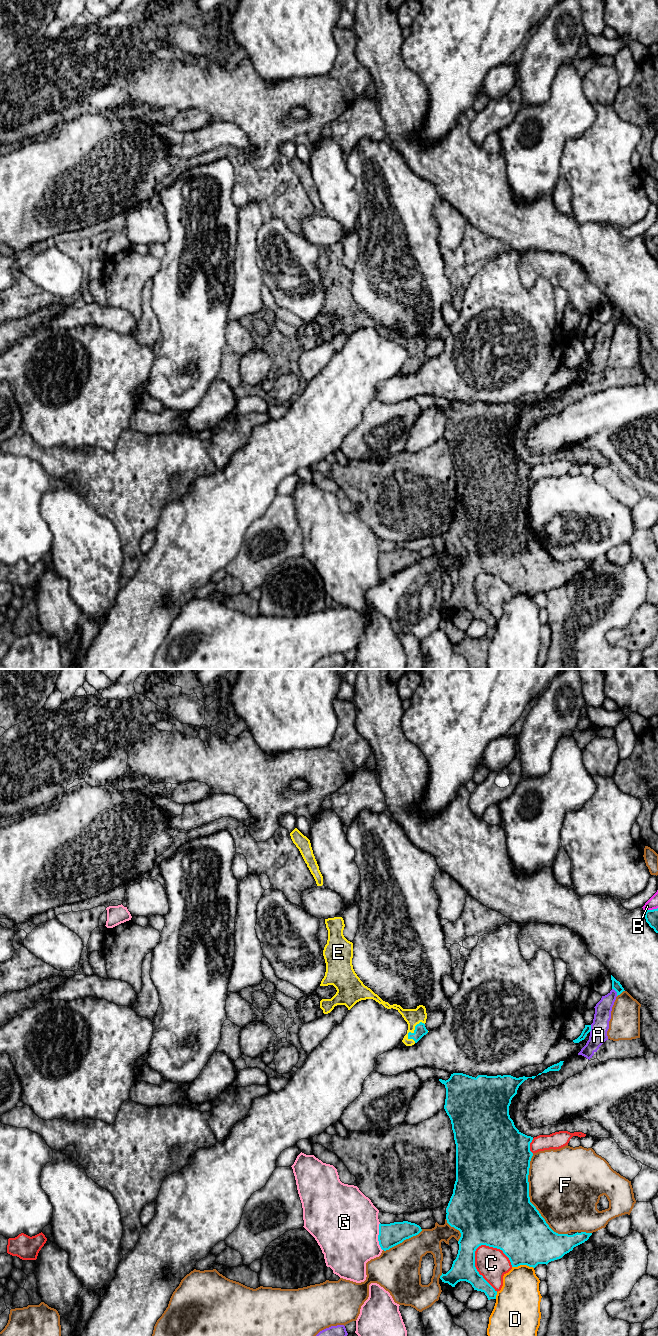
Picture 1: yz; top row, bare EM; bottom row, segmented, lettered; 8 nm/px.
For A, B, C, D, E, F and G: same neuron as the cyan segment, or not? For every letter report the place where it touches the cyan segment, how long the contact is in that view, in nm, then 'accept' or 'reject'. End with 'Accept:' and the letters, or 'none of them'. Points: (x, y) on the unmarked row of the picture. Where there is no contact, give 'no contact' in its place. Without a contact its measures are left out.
A: yz (616, 319) | 80 nm | reject
B: yz (650, 238) | 120 nm | reject
C: yz (475, 596) | 400 nm | reject
D: yz (523, 592) | 180 nm | reject
E: yz (415, 357) | 190 nm | accept
F: yz (529, 527) | 700 nm | reject
G: yz (378, 565) | 220 nm | reject
Accept: E

